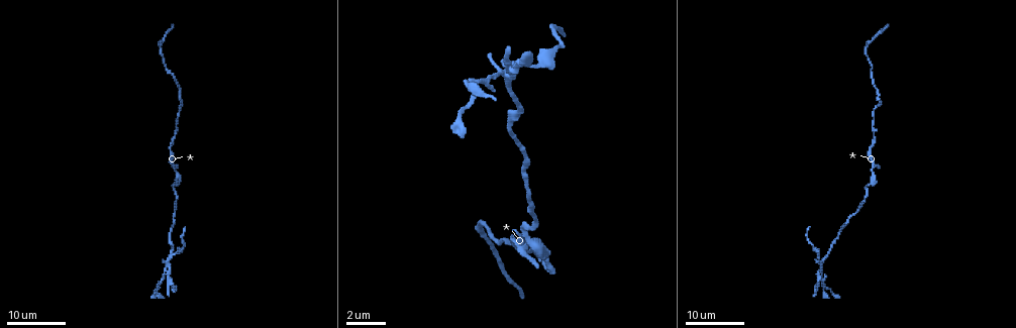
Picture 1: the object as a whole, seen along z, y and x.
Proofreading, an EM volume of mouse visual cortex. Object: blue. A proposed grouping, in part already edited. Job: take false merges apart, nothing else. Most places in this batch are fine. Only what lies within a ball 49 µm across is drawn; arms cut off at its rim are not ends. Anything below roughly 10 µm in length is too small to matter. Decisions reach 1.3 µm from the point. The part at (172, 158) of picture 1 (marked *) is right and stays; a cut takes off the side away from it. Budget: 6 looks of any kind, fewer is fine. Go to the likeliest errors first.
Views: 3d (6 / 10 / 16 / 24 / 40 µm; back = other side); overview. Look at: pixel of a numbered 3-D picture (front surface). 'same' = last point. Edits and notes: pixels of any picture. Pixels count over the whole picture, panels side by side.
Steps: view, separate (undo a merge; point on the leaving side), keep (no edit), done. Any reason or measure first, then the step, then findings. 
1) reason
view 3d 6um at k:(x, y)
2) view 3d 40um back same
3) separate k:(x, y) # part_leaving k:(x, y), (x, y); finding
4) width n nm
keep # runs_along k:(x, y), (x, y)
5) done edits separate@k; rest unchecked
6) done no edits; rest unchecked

arms run side by side
view 3d 24um at 1:(504, 71)

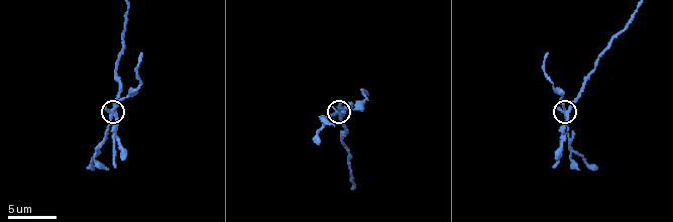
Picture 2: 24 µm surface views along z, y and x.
view 3d 6um at 2:(565, 107)

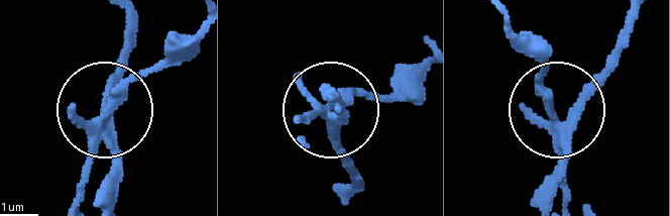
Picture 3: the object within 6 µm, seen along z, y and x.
width 270 nm
separate 3:(126, 80) # part_leaving 3:(100, 122), (196, 28); a second neuron is stuck on

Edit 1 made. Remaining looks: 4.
thick turns thin
view 3d 16um at 1:(174, 184)

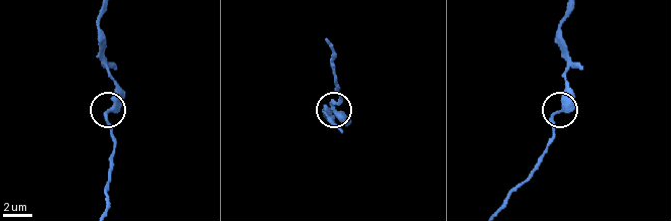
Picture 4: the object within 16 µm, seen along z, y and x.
closer look
view 3d 10um at 4:(106, 116)

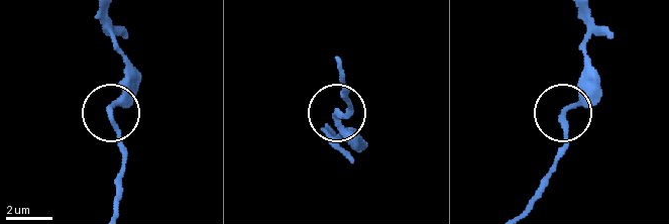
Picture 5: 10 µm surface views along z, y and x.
other side
view 3d 10um back at 5:(109, 109)

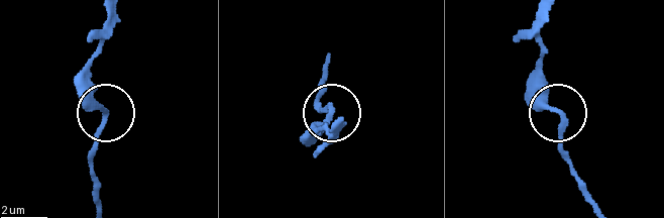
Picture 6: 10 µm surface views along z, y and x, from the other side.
keep # all the same neuron

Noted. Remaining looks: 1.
done edits separate@3; rest unchecked

